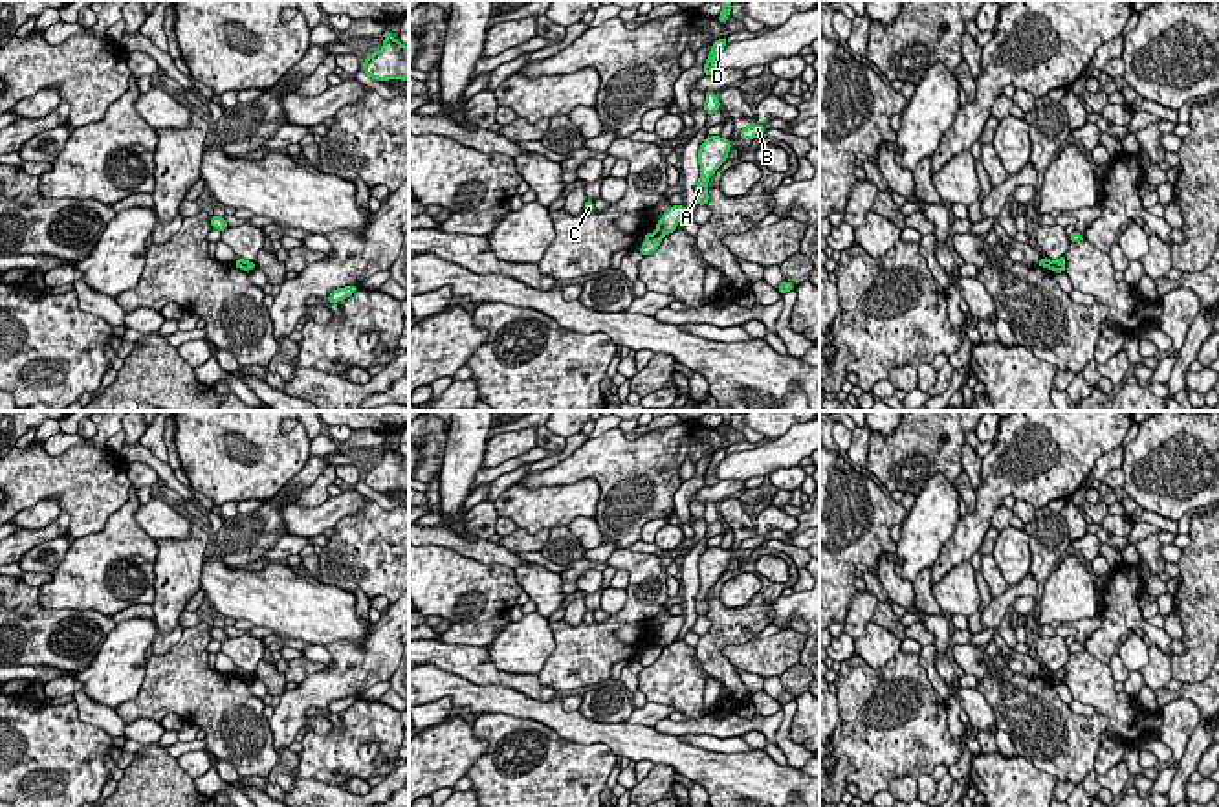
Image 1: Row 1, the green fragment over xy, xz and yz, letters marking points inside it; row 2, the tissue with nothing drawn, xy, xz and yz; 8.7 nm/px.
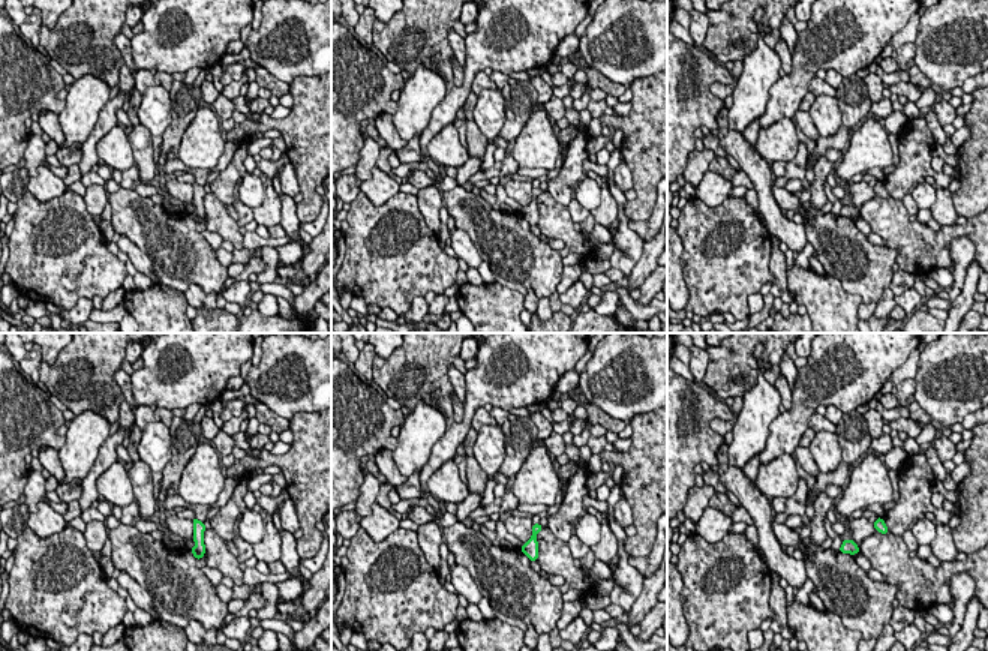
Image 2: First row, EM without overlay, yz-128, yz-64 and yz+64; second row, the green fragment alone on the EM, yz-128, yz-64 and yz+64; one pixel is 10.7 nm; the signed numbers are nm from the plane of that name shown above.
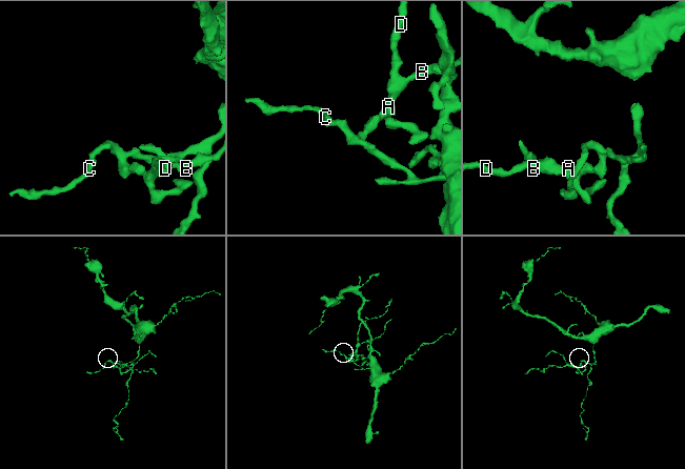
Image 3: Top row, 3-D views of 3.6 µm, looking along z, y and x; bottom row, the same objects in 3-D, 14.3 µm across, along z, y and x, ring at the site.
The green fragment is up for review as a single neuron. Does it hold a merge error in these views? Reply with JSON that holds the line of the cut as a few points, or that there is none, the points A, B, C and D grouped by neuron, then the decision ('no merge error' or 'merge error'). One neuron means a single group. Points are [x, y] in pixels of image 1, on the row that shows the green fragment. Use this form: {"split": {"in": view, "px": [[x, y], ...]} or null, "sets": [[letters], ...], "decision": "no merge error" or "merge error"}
{"split": {"in": "xz", "px": [[657, 232], [662, 235]]}, "sets": [["A", "B", "D"], ["C"]], "decision": "merge error"}

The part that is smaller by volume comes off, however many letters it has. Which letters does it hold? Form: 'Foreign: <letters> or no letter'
Foreign: A, B, D

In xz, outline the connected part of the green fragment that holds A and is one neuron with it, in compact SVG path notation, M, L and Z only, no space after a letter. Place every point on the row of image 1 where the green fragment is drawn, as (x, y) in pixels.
M706 136L706 141L698 147L700 178L695 187L695 202L706 205L709 200L708 180L726 161L731 141L720 136Z

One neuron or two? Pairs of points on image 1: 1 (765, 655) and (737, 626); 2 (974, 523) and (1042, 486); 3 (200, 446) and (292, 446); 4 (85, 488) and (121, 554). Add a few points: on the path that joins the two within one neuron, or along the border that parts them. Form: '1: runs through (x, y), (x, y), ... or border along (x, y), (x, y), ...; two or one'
1: border along (752, 637), (743, 642), (726, 644), (721, 653); two
2: runs through (988, 505), (1005, 488), (1023, 486); one
3: runs through (222, 446), (270, 450); one
4: border along (129, 488), (127, 501), (99, 530), (76, 540); two

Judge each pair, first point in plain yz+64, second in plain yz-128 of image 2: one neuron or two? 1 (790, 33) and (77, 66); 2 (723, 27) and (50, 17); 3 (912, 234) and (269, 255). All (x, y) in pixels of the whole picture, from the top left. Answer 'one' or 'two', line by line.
1: two
2: two
3: two

